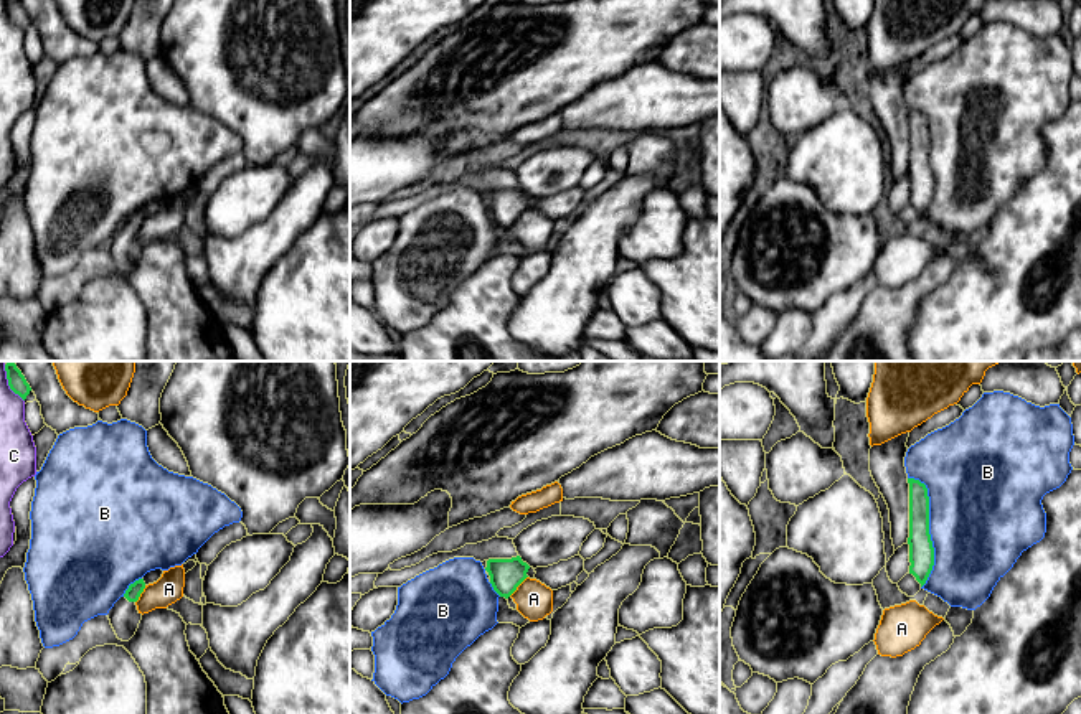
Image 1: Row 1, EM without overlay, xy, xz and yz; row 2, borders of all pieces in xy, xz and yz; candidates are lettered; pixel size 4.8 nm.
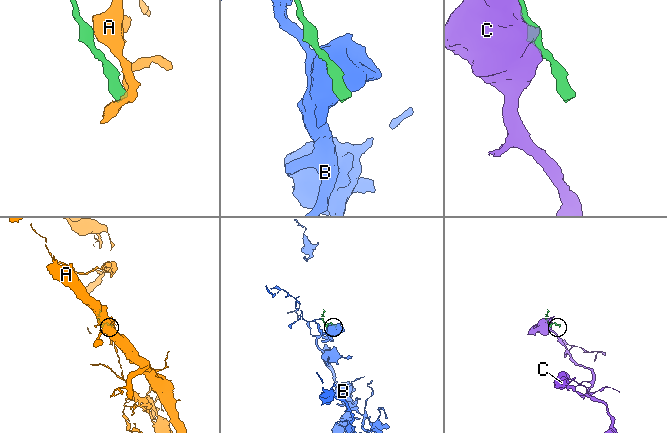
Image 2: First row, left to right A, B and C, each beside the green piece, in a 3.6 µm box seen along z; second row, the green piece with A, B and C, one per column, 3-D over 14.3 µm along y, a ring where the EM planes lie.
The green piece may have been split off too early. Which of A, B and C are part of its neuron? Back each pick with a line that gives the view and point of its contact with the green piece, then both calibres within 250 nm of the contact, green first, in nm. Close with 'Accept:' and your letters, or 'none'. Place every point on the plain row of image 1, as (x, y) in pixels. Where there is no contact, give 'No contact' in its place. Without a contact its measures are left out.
Accept: none

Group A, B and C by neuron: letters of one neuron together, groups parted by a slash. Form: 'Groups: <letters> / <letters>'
Groups: A / B / C

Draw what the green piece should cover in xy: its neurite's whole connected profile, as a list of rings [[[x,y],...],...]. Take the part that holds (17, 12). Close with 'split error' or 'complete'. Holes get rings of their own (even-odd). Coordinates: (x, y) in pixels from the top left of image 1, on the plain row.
[[[5,0],[10,20],[18,25],[23,31],[30,25],[31,18],[26,13],[20,0]]] | complete

